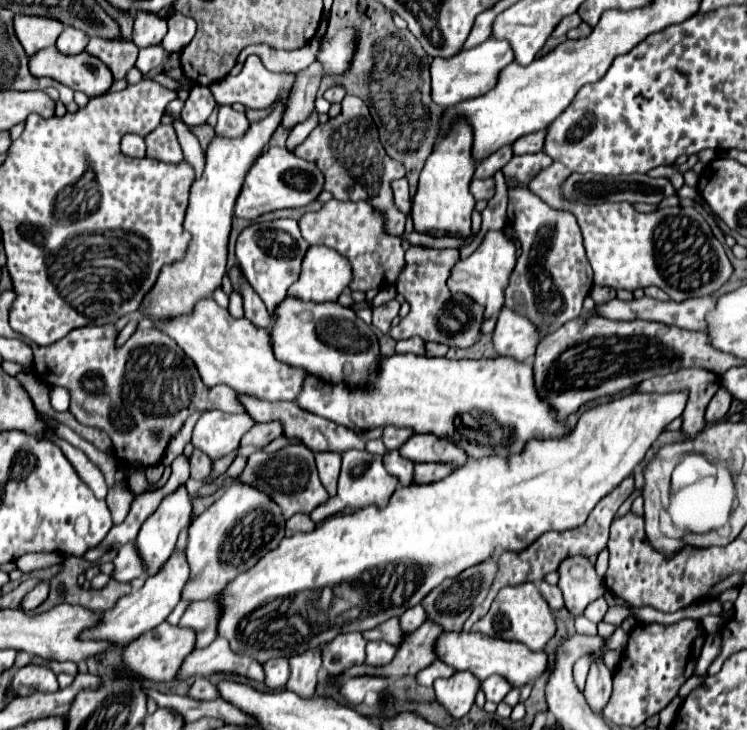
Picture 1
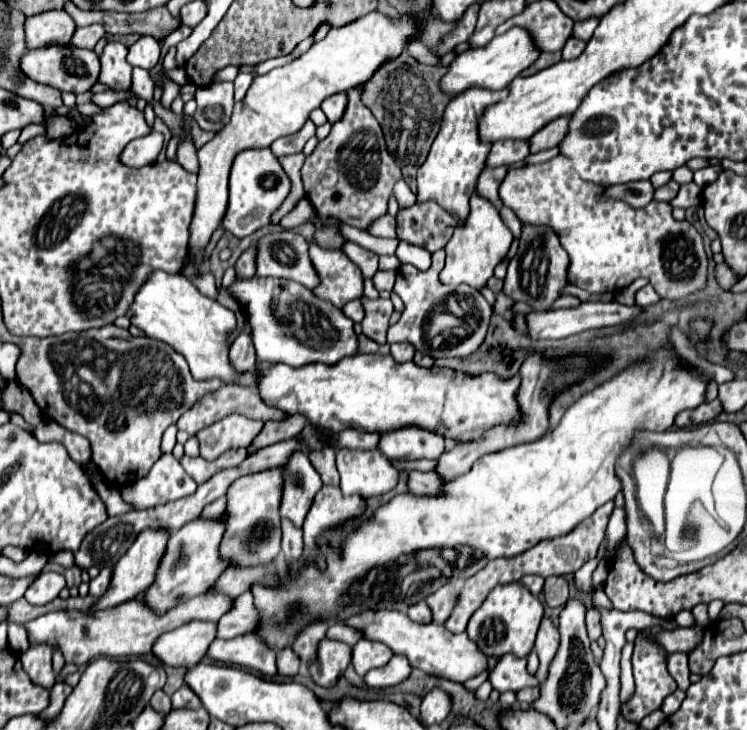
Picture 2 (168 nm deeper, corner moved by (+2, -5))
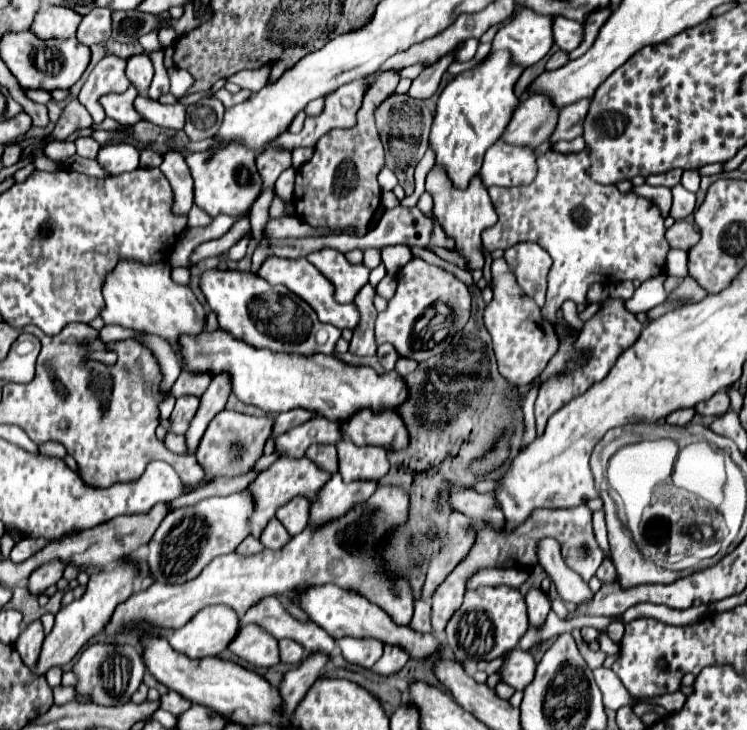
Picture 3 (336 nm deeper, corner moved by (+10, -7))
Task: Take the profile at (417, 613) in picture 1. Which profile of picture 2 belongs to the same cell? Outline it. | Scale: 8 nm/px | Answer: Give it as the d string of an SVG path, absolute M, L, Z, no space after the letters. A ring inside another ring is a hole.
M418 601L416 605L410 605L408 607L408 617L414 623L430 623L432 621L432 613L430 613L430 607L426 605L426 601Z

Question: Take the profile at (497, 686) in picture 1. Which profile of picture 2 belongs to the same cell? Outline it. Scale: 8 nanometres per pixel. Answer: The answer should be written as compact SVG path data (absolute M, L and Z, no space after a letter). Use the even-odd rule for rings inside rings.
M504 655L498 665L490 673L492 687L500 693L504 691L520 691L524 687L538 687L536 675L530 675L526 669L526 659L518 659L512 655Z

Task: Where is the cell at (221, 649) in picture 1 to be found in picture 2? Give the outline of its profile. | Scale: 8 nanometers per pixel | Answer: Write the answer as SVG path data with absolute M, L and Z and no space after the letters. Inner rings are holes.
M252 633L234 639L216 639L210 645L208 657L226 665L256 671L266 677L272 677L276 673L276 651Z

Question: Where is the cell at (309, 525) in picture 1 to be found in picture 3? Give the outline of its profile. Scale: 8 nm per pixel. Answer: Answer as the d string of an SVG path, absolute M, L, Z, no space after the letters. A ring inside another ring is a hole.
M272 519L268 523L268 527L262 531L260 541L266 549L282 549L282 545L286 545L286 541L290 541L290 535L278 519Z

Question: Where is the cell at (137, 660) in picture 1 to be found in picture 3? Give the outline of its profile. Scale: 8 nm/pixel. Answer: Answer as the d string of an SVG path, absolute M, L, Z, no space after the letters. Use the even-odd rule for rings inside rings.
M212 605L196 613L184 627L168 635L174 651L190 657L214 657L226 649L238 631L238 617L226 605Z

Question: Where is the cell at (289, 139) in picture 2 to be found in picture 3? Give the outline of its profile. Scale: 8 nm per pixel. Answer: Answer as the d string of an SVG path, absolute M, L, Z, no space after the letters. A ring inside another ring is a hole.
M266 147L262 153L256 155L256 165L258 165L258 173L262 175L264 187L274 187L278 175L292 165L292 151Z

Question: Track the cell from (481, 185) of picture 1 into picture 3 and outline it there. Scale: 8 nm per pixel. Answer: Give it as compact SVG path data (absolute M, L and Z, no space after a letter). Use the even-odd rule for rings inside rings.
M496 141L484 157L480 179L484 187L528 185L536 175L534 165L536 165L536 157L532 149L512 147L502 141Z

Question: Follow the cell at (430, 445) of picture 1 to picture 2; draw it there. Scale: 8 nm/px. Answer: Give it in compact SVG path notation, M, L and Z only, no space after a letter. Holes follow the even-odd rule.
M402 427L398 431L386 431L378 439L378 449L388 459L438 459L444 453L442 435L418 427Z

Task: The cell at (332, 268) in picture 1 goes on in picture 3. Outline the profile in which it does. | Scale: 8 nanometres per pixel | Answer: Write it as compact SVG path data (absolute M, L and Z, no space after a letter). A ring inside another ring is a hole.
M320 249L310 253L306 259L334 285L334 299L338 303L352 303L358 289L368 283L370 269L348 263L336 249Z

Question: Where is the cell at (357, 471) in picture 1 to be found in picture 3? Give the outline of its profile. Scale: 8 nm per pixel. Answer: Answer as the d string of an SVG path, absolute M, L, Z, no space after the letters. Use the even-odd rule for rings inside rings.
M342 439L338 445L338 473L346 483L352 481L380 481L388 471L390 463L386 449L382 447L358 447L350 439Z

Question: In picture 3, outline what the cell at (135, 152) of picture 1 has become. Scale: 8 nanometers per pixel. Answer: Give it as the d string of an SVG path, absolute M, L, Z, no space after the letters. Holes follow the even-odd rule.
M118 143L118 145L108 145L98 151L96 159L108 173L120 175L126 171L138 169L140 163L140 151L130 145L130 143Z

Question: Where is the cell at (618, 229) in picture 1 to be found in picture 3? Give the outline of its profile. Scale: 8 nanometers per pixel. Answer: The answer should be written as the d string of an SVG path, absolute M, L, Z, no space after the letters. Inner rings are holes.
M546 151L536 161L536 179L530 185L520 187L490 187L490 199L498 213L498 223L482 233L482 243L488 251L508 249L518 241L534 241L540 243L552 257L552 269L548 273L548 295L546 305L542 307L542 315L556 325L560 305L566 299L574 303L586 301L586 291L592 283L600 281L604 285L614 285L620 281L648 281L666 271L666 255L668 241L664 237L664 217L660 209L644 197L636 193L622 195L616 185L600 185L592 181L584 173L584 165L580 163L580 153L560 155L554 151Z

